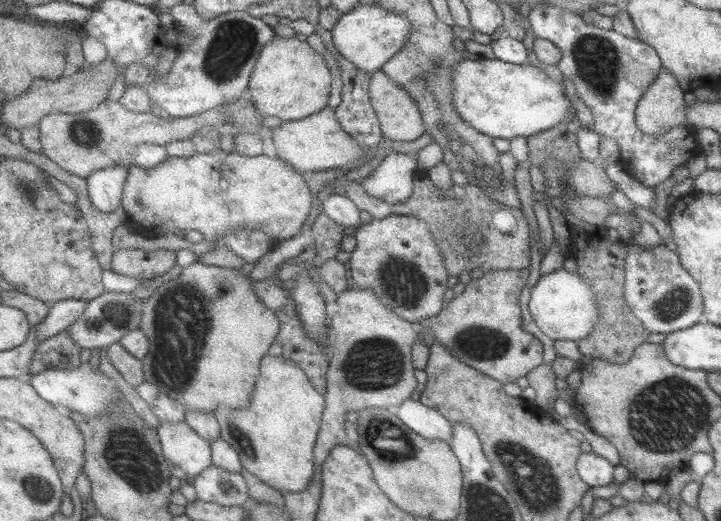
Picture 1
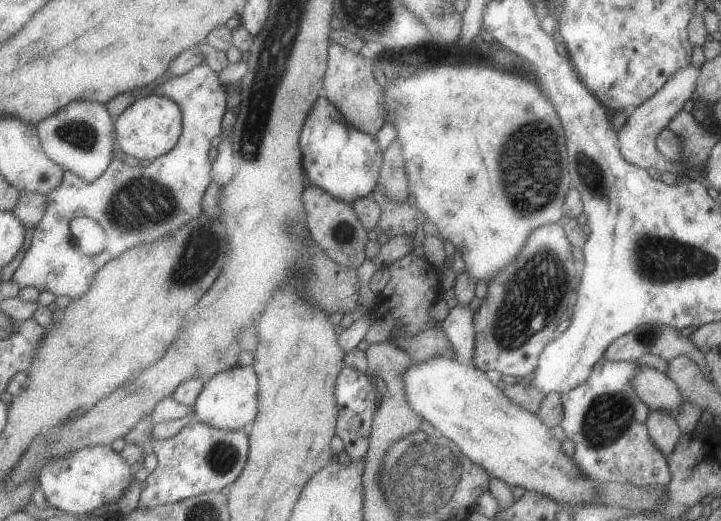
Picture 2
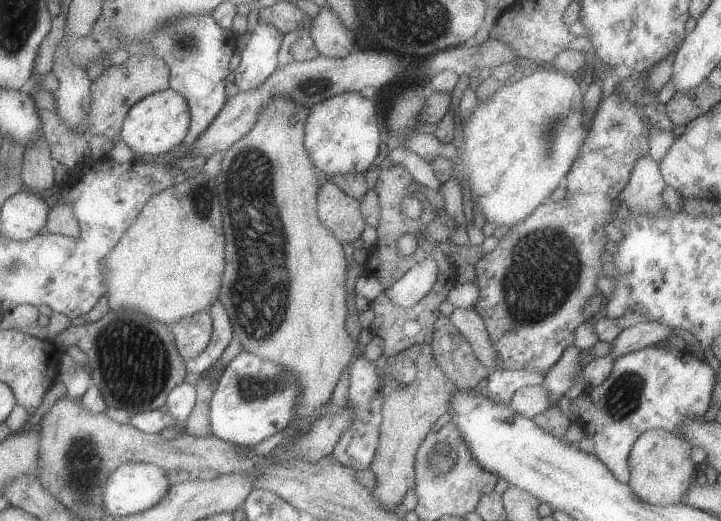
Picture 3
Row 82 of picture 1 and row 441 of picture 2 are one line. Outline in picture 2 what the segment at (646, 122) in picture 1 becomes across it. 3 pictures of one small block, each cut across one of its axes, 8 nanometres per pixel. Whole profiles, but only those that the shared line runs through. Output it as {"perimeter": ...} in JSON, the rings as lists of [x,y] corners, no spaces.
{"perimeter":[[[649,409],[645,426],[653,446],[667,459],[667,454],[671,454],[671,450],[681,434],[674,417],[667,414],[665,410]]]}

